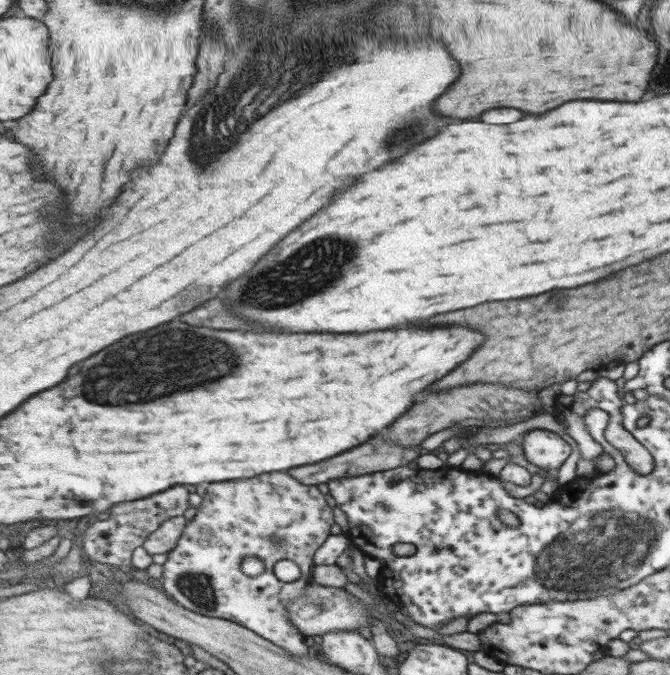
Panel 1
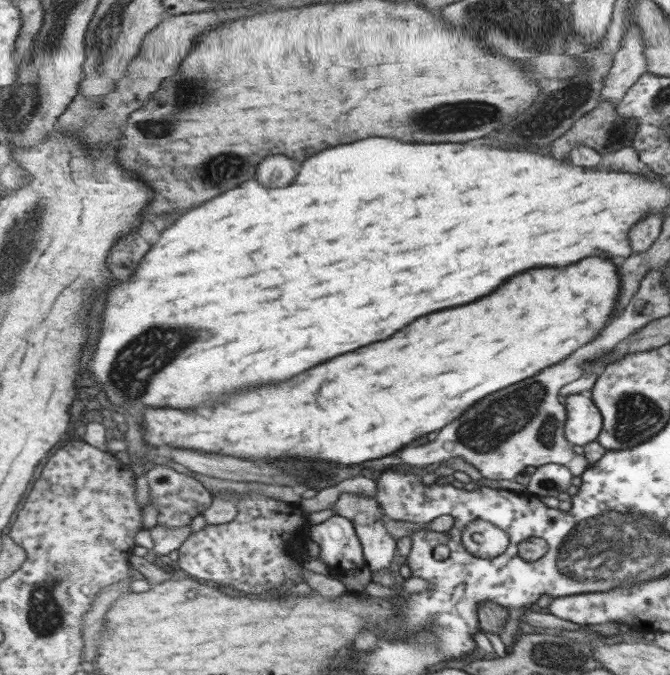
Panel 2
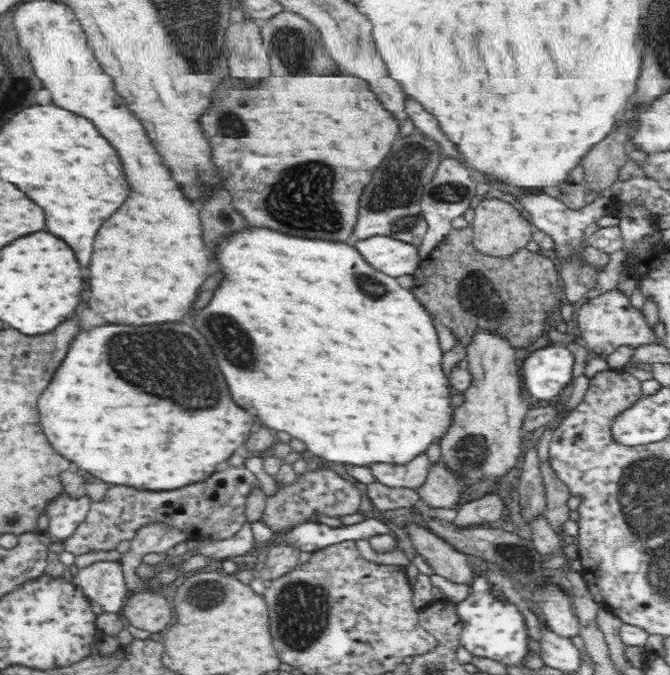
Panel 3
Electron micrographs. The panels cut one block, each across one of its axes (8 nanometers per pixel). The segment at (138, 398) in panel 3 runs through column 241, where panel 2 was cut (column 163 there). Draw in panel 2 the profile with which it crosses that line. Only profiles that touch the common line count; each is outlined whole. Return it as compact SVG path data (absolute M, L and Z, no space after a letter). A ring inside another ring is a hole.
M606 258L580 260L580 264L572 264L568 268L538 268L532 272L524 272L524 274L518 274L512 280L508 280L508 284L504 284L504 288L500 288L500 292L492 292L492 296L484 296L484 300L476 300L476 304L450 308L444 312L436 312L432 316L424 316L424 320L416 320L416 324L408 324L408 328L404 328L404 332L396 332L396 336L392 336L392 340L368 344L364 348L358 348L356 352L348 352L344 356L338 356L336 360L328 360L328 364L320 364L320 368L312 368L312 370L304 372L304 376L296 376L296 380L250 388L236 396L230 396L228 400L224 400L224 404L214 404L212 407L198 407L194 410L192 408L188 408L188 410L148 408L148 428L146 428L148 434L144 436L145 442L148 442L147 445L152 444L154 448L162 448L165 451L170 446L174 446L174 448L190 448L190 450L218 452L218 454L228 454L228 456L238 456L238 458L258 458L258 460L280 460L284 456L290 460L308 458L308 460L338 462L344 466L360 464L366 460L376 460L376 458L394 454L396 450L404 448L406 444L410 444L412 440L416 440L428 432L444 428L446 424L450 424L452 420L462 416L472 404L476 404L484 396L488 396L496 390L502 390L514 382L520 382L524 378L530 378L530 376L538 374L538 370L548 368L556 362L563 363L562 360L568 354L572 354L576 348L588 344L592 338L596 339L596 335L600 335L600 330L606 326L606 320L611 322L612 318L608 318L608 314L612 312L612 306L618 305L614 304L614 300L618 298L616 294L618 294L618 290L622 291L623 285L623 280L618 278L614 264Z

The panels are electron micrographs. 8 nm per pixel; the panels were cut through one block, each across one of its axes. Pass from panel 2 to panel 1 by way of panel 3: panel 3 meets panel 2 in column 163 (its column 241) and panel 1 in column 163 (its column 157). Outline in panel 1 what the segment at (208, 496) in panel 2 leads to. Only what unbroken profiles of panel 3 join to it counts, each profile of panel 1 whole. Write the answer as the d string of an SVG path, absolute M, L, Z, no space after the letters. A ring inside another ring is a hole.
M186 486L170 488L168 492L162 492L160 496L150 496L118 504L110 510L110 518L98 520L84 532L84 547L90 559L104 564L112 564L121 569L122 572L128 566L134 566L134 555L138 548L148 542L152 533L160 530L160 527L168 520L177 516L184 516L190 508L190 490Z

